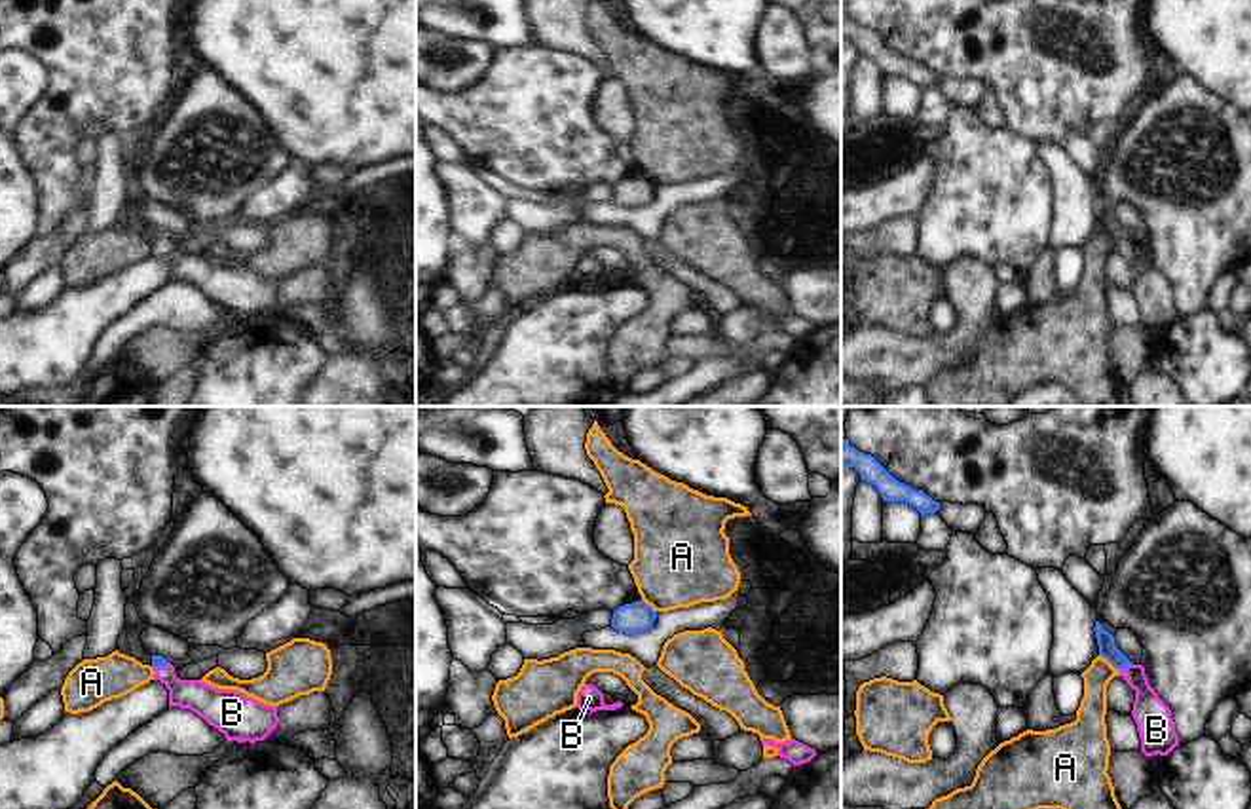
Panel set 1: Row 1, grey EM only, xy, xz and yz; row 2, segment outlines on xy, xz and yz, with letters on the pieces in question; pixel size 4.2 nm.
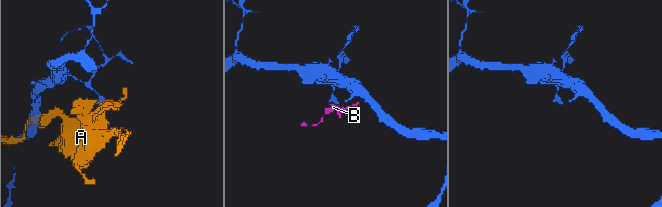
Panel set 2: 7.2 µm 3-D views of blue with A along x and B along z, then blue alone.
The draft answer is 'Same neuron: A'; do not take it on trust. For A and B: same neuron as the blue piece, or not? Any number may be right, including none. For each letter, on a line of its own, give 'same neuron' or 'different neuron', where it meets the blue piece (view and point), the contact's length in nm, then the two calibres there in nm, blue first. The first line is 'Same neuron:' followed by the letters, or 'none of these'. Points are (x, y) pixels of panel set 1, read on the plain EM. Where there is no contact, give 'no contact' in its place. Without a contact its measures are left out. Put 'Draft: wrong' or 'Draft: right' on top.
Draft: wrong
Same neuron: B
A: different neuron | yz (1109, 236) | 120 nm | 80/130 nm
B: same neuron | yz (1126, 240) | 70 nm | 80/160 nm

